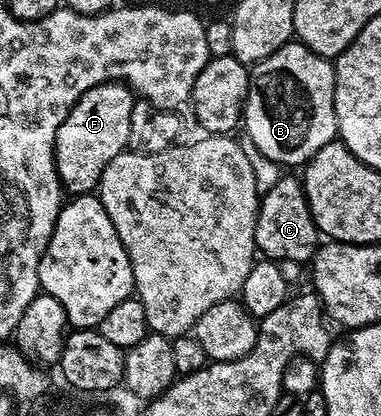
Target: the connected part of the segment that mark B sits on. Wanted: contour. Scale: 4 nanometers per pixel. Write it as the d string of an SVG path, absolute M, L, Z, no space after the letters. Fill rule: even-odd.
M291 42L280 46L276 54L268 54L260 63L250 68L250 85L246 91L244 105L245 135L259 148L260 154L266 155L272 162L305 165L324 146L335 143L338 136L336 106L334 105L334 65L327 57L308 50L308 46Z

